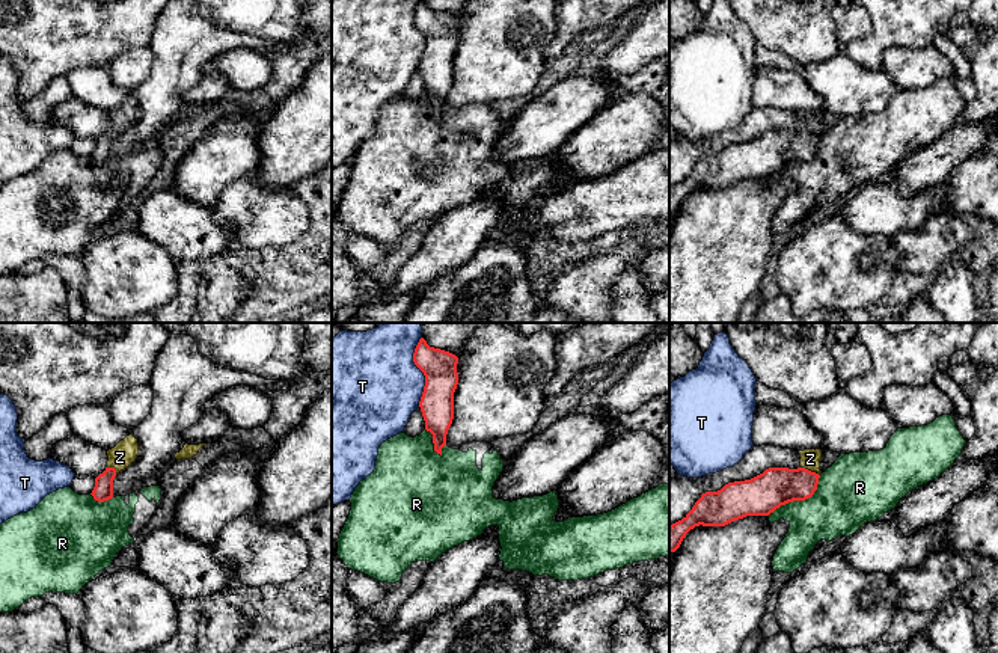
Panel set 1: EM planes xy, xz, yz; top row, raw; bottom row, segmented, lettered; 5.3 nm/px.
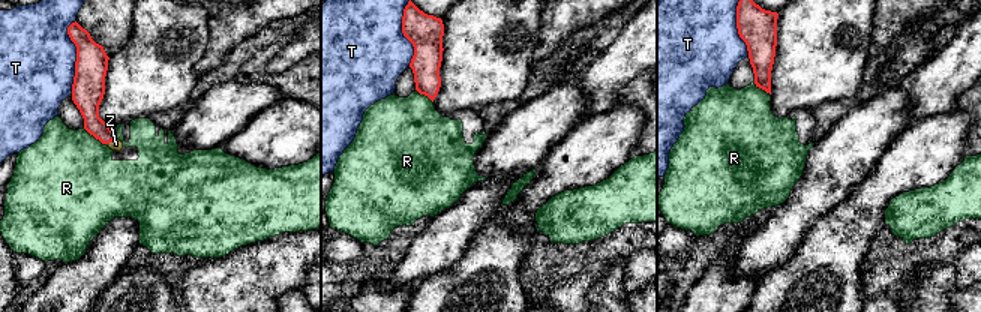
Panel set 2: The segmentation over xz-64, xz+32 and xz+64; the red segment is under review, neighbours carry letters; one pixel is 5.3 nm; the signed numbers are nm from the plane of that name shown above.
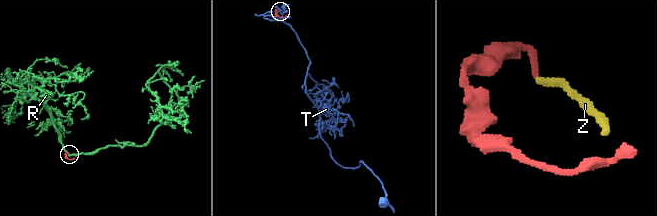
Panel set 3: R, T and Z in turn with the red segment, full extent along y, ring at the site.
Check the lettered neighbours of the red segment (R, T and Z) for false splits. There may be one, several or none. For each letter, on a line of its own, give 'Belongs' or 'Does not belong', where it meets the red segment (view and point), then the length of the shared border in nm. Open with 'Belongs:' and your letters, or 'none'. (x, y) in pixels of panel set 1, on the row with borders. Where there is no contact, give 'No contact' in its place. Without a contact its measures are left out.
Belongs: Z
R: Does not belong. Touches red at yz (799, 499). Shared border 360 nm
T: Does not belong. Touches red at xz (421, 370). Shared border 380 nm
Z: Belongs. Touches red at yz (807, 469). Shared border 90 nm

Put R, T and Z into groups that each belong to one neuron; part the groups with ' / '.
R / T / Z

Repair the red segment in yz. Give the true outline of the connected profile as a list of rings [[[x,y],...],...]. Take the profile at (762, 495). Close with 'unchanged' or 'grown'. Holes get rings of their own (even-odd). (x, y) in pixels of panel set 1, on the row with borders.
[[[804,449],[797,469],[769,468],[763,474],[706,492],[692,510],[669,526],[669,552],[675,552],[695,526],[725,526],[746,516],[769,516],[781,505],[805,501],[817,490],[822,449]]] | grown

